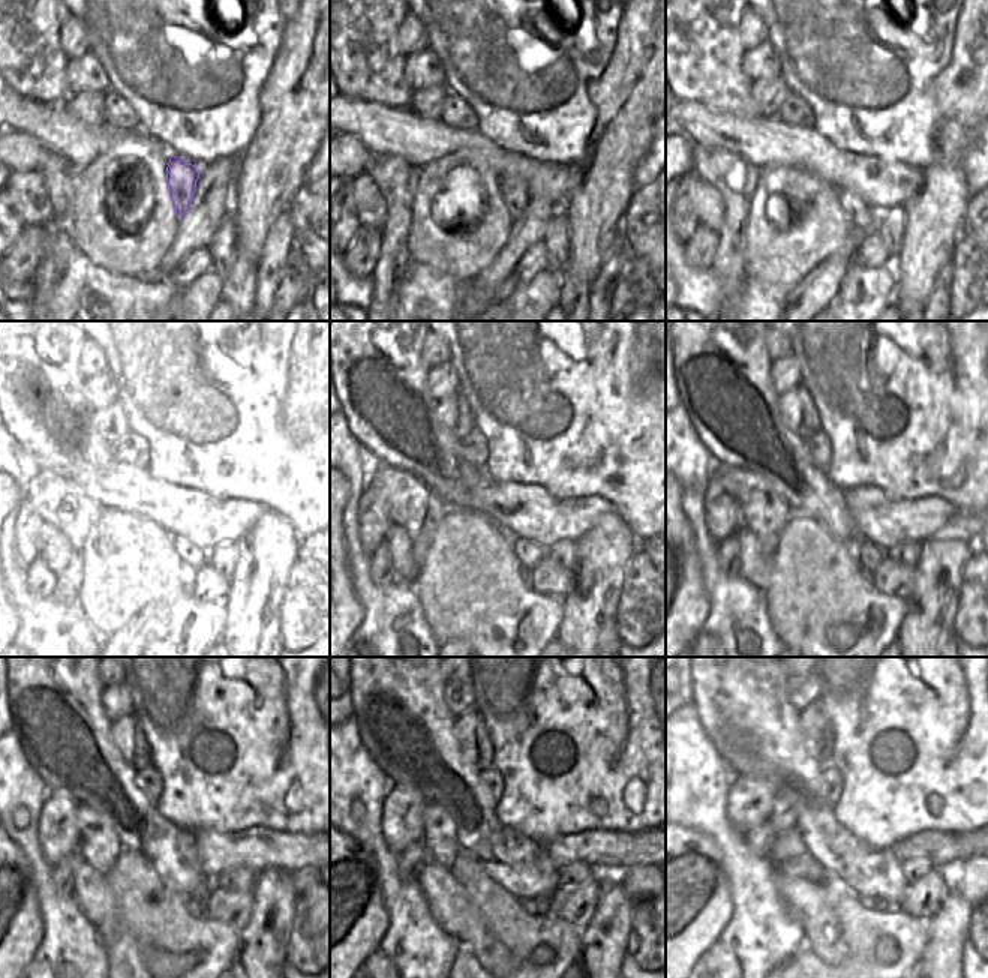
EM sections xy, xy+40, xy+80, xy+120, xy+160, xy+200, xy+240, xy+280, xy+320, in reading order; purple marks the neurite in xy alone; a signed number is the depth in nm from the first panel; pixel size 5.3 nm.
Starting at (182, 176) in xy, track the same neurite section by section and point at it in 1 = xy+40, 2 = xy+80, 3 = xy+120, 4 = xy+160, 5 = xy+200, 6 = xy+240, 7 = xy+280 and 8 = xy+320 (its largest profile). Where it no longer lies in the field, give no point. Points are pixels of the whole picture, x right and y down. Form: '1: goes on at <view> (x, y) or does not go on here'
1: goes on at xy+40 (514, 192)
2: goes on at xy+80 (858, 213)
3: goes on at xy+120 (192, 555)
4: goes on at xy+160 (529, 554)
5: goes on at xy+200 (868, 557)
6: goes on at xy+240 (197, 903)
7: goes on at xy+280 (540, 905)
8: goes on at xy+320 (870, 903)

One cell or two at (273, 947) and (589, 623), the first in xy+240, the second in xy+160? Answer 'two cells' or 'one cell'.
one cell

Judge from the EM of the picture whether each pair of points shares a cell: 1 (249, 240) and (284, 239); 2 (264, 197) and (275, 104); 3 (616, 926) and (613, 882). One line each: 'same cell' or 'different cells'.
1: different cells
2: same cell
3: same cell

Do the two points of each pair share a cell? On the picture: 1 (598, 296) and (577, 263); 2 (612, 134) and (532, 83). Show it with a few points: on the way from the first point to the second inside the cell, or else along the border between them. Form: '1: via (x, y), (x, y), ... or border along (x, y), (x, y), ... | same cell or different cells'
1: border along (607, 252), (591, 285) | different cells
2: border along (589, 87), (594, 126), (586, 143), (585, 156) | different cells

